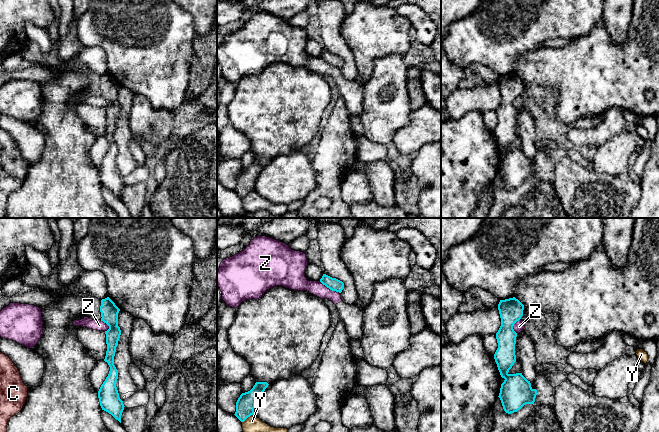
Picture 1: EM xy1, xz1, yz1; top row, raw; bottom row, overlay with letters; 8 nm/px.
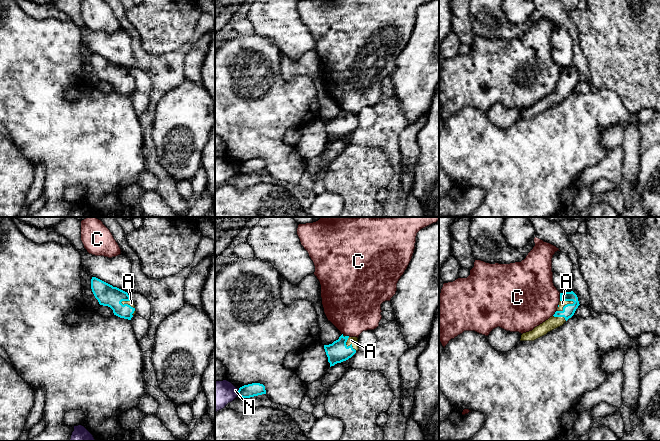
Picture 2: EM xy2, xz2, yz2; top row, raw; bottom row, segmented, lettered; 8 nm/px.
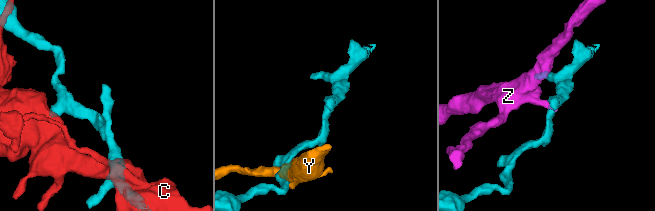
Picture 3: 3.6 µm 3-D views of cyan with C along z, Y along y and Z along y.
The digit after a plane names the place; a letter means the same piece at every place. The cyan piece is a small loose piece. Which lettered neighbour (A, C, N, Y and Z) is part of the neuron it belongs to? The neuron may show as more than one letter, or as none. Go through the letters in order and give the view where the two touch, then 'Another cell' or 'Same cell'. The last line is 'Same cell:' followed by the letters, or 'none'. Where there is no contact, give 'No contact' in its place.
A: Touches cyan in yz2. Same cell
C: Touches cyan in yz2. Another cell
N: Touches cyan in xz2. Another cell
Y: Touches cyan in xz1. Another cell
Z: Touches cyan in xz1. Another cell
Same cell: A

